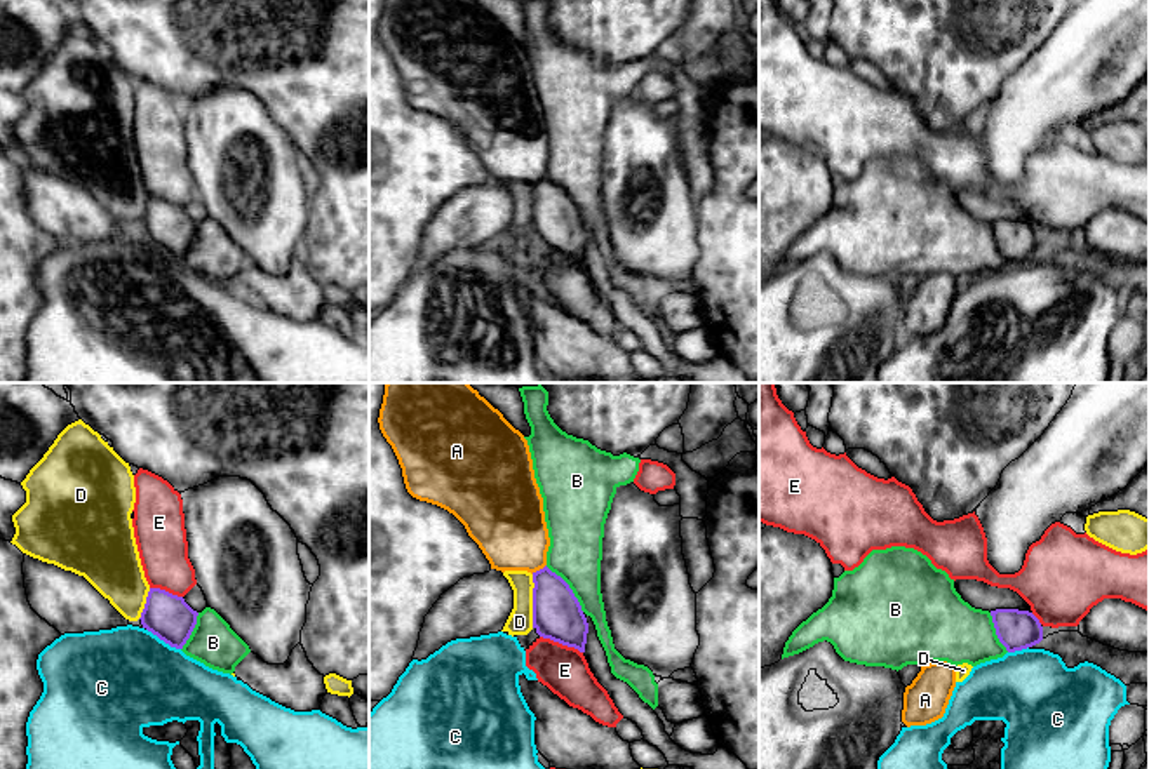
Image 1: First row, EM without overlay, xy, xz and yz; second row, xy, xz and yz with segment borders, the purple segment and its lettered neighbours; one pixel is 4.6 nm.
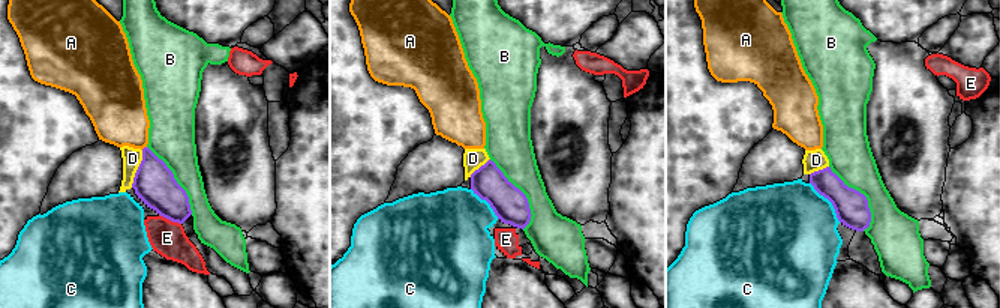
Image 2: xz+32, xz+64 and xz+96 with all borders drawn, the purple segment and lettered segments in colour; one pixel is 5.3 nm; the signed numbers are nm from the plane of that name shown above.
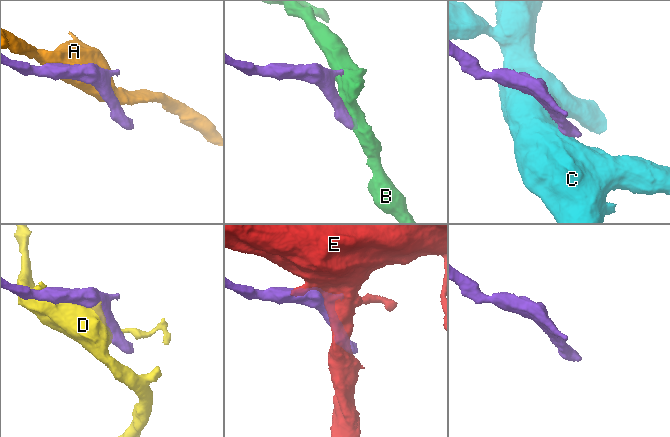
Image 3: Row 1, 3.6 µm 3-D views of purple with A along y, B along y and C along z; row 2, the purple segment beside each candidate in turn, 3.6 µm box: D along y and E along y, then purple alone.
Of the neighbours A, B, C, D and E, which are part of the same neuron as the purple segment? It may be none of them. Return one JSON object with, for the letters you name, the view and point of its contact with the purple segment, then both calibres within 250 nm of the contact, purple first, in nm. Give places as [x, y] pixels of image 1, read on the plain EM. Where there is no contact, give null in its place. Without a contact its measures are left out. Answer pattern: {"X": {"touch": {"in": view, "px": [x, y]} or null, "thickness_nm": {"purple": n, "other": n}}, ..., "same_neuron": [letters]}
{"same_neuron": []}

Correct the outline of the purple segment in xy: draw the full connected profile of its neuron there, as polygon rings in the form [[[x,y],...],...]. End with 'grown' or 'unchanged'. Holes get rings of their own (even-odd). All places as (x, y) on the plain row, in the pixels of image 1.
[[[150,198],[141,235],[171,257],[183,259],[190,249],[198,223],[193,221],[183,207],[160,198]]]; unchanged

